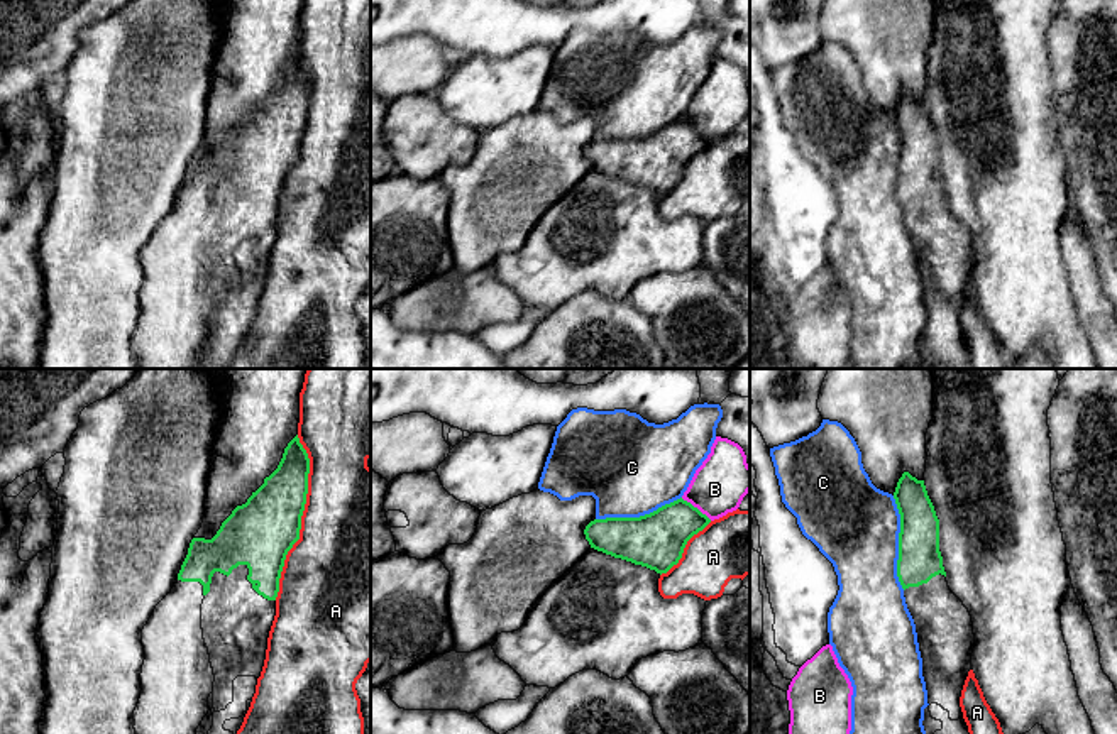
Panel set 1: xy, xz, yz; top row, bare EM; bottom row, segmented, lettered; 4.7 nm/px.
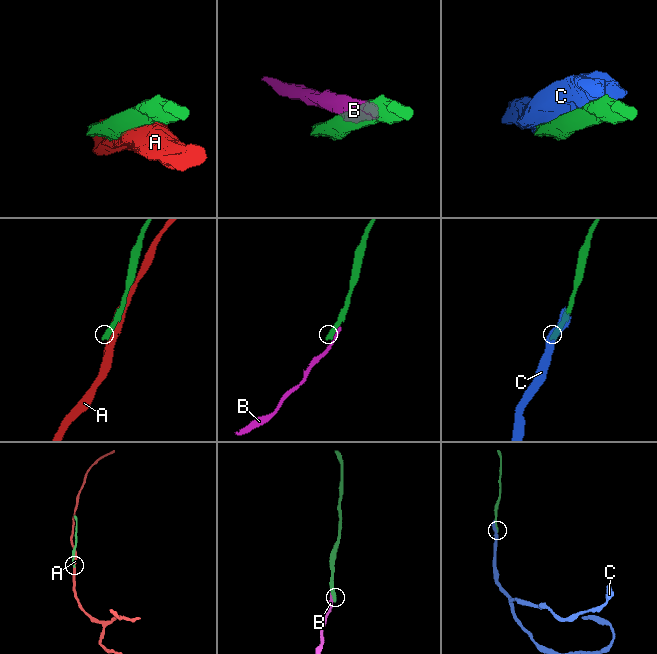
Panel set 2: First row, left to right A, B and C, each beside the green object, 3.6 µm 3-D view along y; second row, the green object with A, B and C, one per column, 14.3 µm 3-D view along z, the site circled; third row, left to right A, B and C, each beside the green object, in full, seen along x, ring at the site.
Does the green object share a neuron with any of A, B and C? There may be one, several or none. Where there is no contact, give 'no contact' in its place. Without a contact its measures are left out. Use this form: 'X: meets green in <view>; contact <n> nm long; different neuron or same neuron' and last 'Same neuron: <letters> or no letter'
A: meets green in xy; contact 800 nm long; different neuron
B: meets green in xz; contact 190 nm long; different neuron
C: meets green in yz; contact 460 nm long; different neuron
Same neuron: no letter

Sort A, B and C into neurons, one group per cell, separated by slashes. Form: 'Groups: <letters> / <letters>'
Groups: A / B / C

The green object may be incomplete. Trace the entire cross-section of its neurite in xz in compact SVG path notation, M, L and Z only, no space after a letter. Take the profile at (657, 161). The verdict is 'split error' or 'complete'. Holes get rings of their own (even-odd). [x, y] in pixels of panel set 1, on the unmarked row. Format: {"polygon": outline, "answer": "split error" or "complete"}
{"polygon": "M680 118L640 139L594 140L584 156L591 169L662 196L679 184L687 162L709 144Z", "answer": "complete"}

